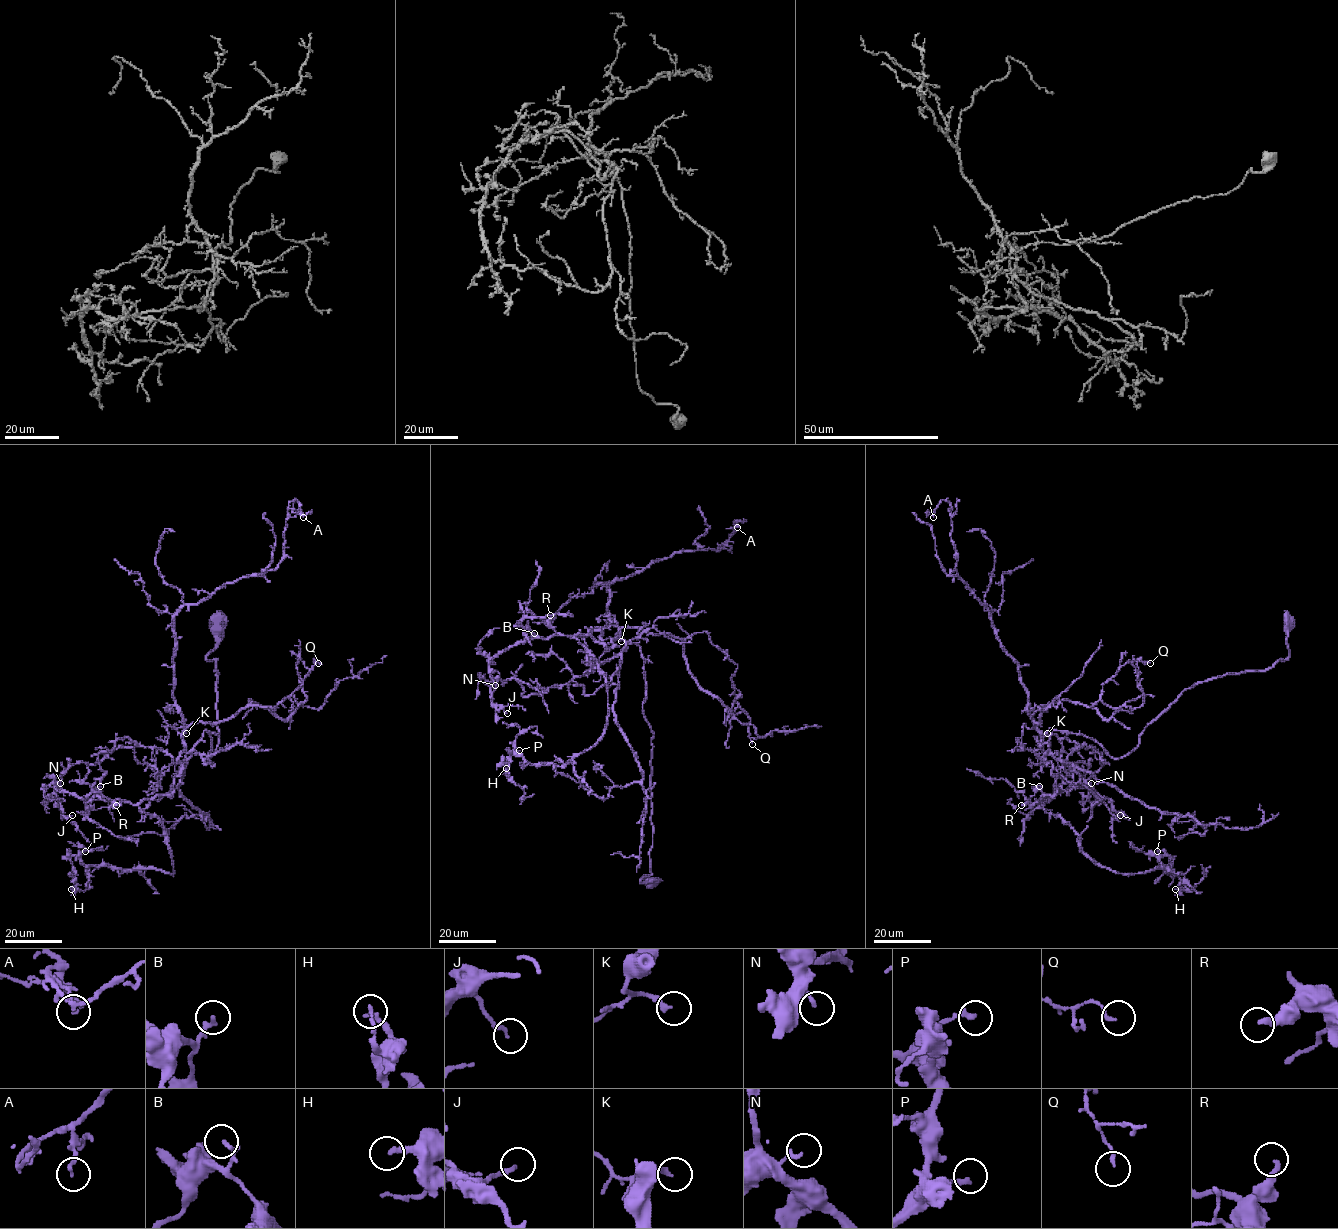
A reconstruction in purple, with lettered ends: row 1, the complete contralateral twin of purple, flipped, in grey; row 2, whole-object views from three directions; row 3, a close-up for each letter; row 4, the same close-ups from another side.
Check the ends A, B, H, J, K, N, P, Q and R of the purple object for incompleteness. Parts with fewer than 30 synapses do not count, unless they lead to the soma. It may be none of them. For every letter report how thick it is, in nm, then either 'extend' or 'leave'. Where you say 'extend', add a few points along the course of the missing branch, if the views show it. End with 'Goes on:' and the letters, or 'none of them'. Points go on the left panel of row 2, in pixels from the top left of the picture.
A: 130 nm thick; leave
B: 190 nm thick; leave
H: 220 nm thick; leave
J: 180 nm thick; leave
K: 240 nm thick; leave
N: 180 nm thick; leave
P: 200 nm thick; leave
Q: 130 nm thick; leave
R: 280 nm thick; extend; missing branch runs (116, 805), (124, 808), (119, 809), (125, 812), (128, 809), (157, 810)
Goes on: R

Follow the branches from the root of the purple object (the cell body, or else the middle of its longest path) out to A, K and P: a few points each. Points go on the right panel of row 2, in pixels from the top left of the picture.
A: (1290, 623), (1284, 660), (1186, 688), (1126, 755), (1056, 730), (1044, 752), (950, 504), (933, 517)
K: (1290, 623), (1284, 660), (1186, 688), (1124, 756), (1113, 758), (1090, 738), (1056, 730), (1044, 752), (1047, 733)
P: (1290, 623), (1284, 660), (1186, 688), (1124, 756), (1052, 731), (1043, 809), (1115, 871), (1173, 869), (1157, 851)

